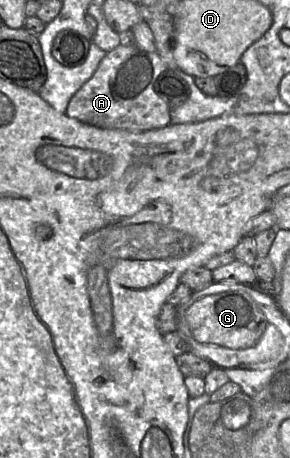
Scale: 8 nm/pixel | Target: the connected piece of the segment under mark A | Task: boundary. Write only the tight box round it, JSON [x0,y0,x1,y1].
[65,45,171,132]

